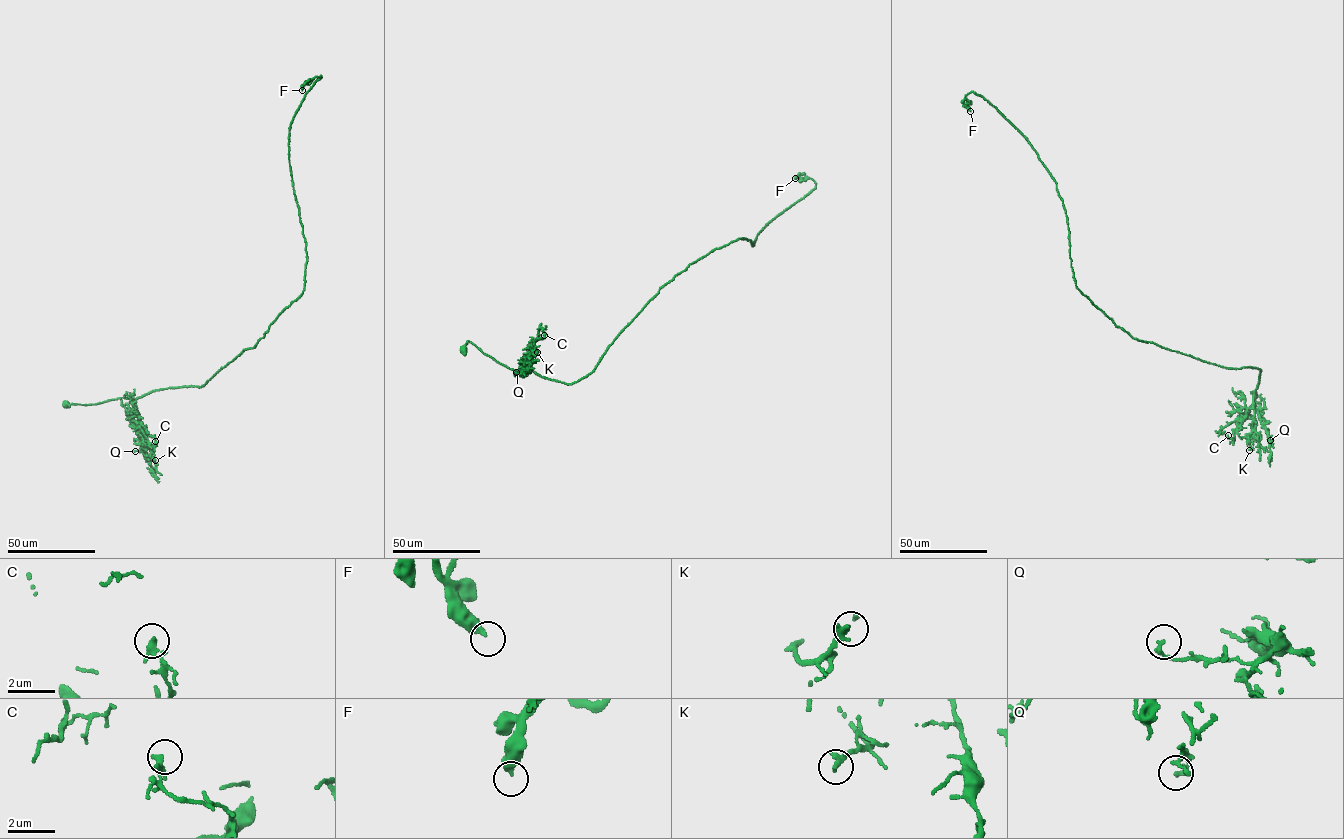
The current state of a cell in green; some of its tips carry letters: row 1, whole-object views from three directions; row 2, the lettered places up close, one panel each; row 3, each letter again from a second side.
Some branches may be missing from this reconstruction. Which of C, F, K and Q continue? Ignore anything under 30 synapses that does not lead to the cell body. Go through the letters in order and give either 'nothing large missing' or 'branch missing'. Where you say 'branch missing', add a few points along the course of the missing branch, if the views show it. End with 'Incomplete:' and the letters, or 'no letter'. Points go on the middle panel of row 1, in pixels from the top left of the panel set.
C: nothing large missing
F: nothing large missing
K: nothing large missing
Q: nothing large missing
Incomplete: no letter

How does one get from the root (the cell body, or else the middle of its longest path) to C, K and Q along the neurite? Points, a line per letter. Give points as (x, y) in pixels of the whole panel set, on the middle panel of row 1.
C: (464, 350), (469, 341), (510, 368), (525, 369), (530, 363), (532, 344), (544, 335)
K: (464, 350), (470, 341), (484, 354), (516, 370), (527, 369), (530, 365), (527, 359), (537, 352)
Q: (464, 350), (469, 341), (510, 368), (525, 369), (529, 366), (523, 366), (523, 374), (516, 372)

